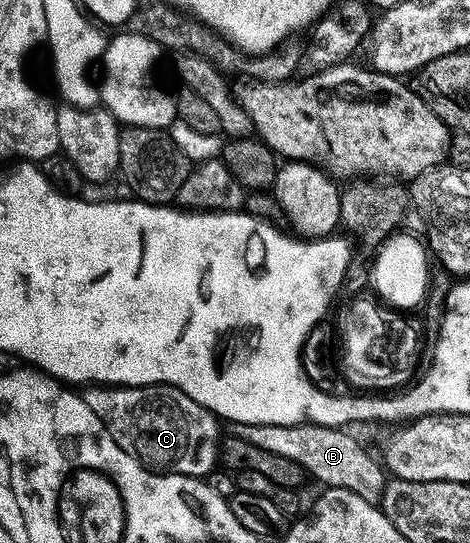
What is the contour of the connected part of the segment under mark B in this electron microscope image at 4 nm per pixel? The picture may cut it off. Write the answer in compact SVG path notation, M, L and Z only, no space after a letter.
M297 423L296 425L244 425L233 424L233 434L247 439L252 445L279 457L288 457L296 461L307 476L316 478L326 487L348 489L364 501L377 504L382 498L382 491L388 482L383 464L378 463L349 435L349 430L341 427L325 427L319 423Z

